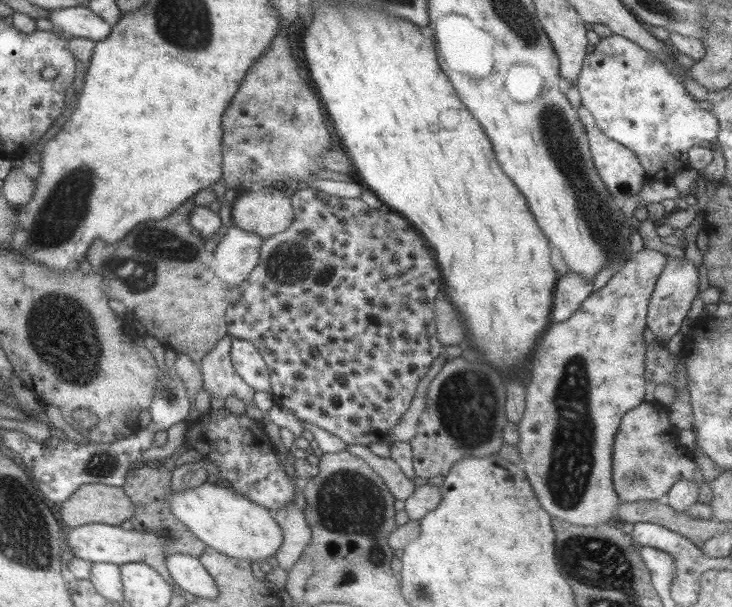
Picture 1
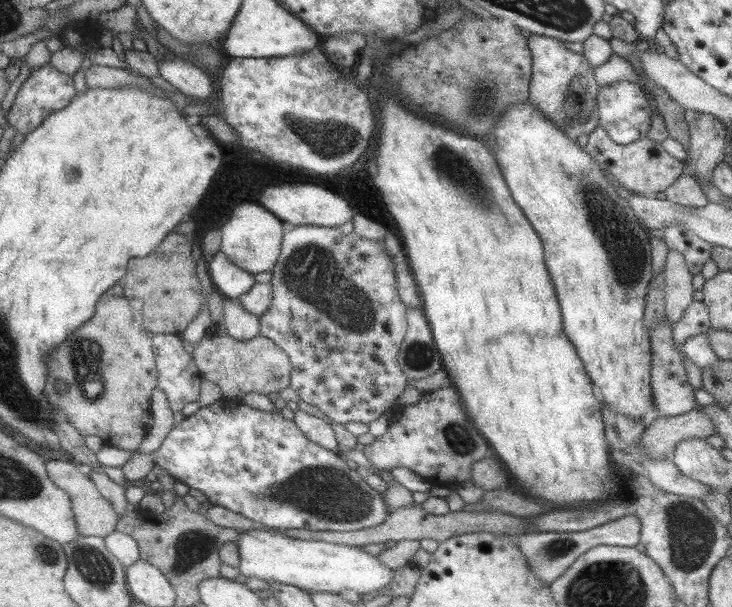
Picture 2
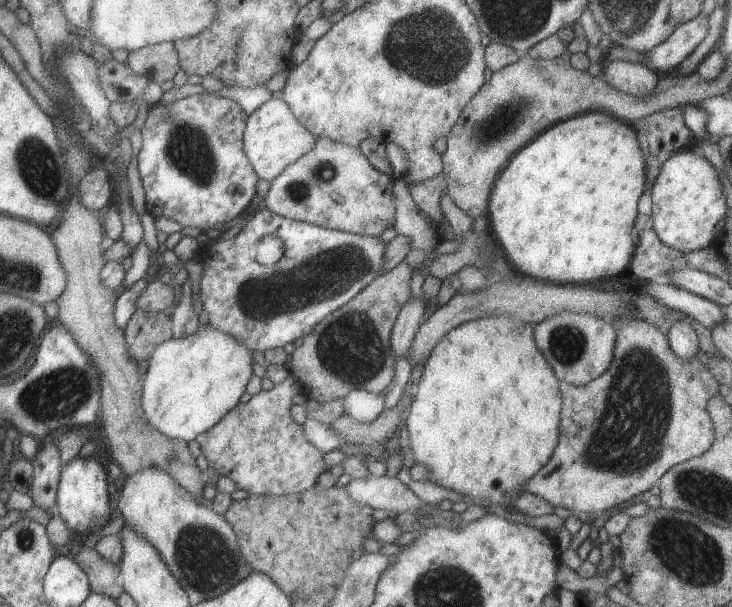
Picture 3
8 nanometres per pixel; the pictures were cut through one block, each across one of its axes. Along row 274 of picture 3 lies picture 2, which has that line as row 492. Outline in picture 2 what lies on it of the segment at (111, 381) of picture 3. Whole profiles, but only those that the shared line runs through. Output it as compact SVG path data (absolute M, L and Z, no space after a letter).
M45 460L45 465L52 482L55 482L56 486L69 494L80 535L102 537L104 539L115 531L120 516L112 503L107 498L104 498L96 488L88 472L74 461Z

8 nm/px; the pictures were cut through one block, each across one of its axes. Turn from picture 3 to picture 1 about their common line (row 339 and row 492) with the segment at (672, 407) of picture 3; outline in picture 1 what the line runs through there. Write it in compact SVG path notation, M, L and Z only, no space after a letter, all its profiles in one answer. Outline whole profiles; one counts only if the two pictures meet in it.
M657 400L653 402L645 401L624 414L618 432L614 436L614 448L612 448L612 478L616 494L622 503L636 501L663 502L674 483L682 479L694 480L695 462L688 448L680 443L679 431L669 420L669 406Z

